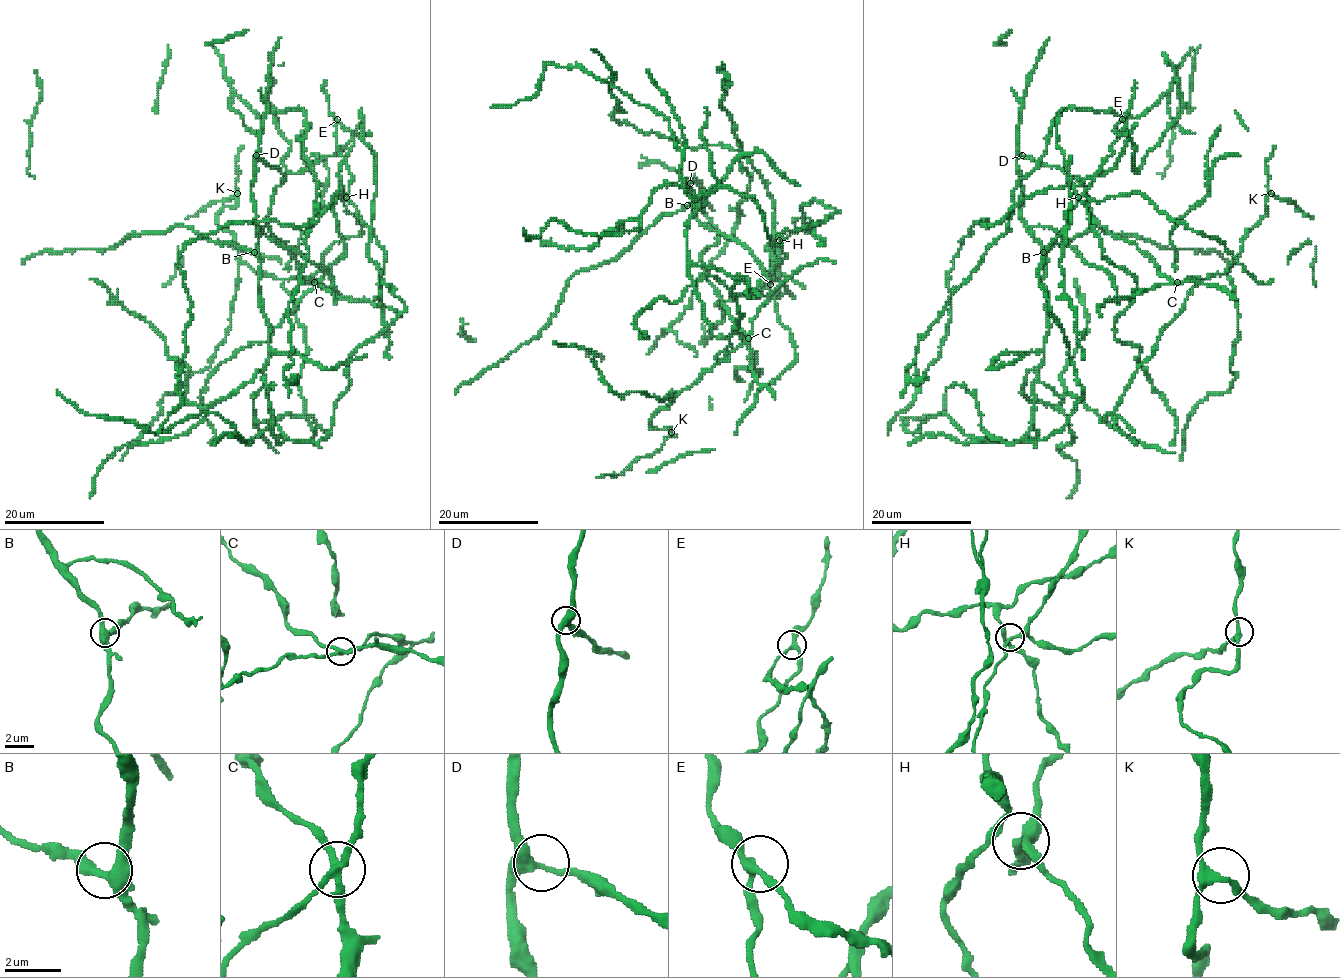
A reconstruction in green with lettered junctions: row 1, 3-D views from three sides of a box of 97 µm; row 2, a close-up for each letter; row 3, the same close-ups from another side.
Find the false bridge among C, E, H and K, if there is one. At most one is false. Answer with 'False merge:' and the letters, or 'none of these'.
False merge: none of these

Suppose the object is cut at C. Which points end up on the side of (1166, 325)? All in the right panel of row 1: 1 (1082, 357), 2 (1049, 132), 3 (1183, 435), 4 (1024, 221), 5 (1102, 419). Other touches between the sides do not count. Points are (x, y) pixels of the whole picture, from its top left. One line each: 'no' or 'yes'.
1: yes
2: yes
3: yes
4: no
5: no

